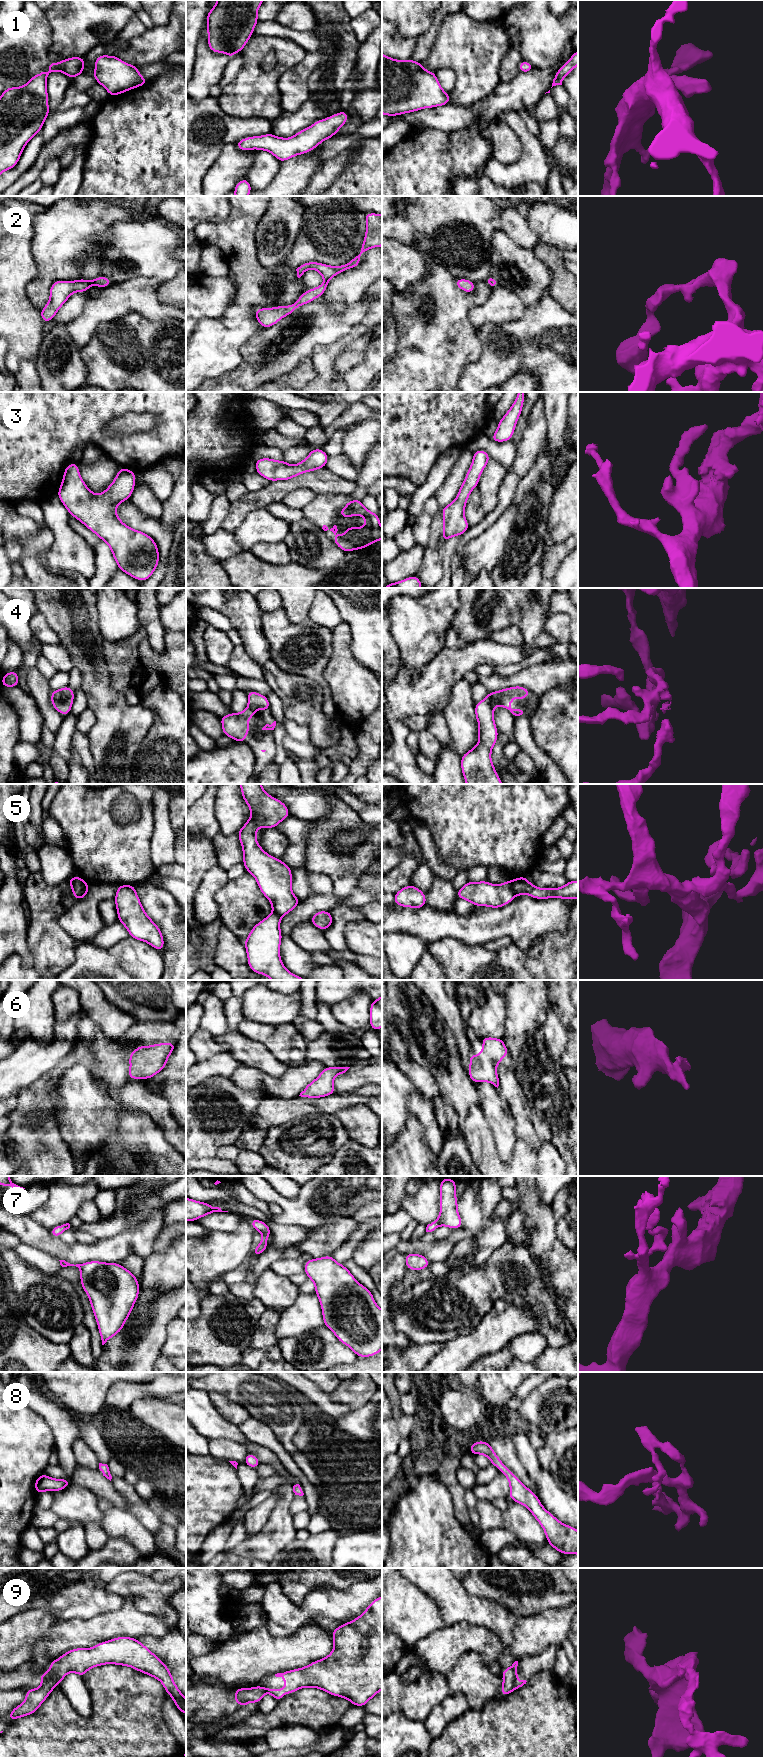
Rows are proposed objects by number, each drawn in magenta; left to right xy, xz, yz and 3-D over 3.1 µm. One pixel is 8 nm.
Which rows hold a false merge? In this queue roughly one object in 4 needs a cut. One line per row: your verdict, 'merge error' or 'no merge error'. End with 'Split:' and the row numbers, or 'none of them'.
1: no merge error
2: no merge error
3: no merge error
4: no merge error
5: merge error
6: no merge error
7: no merge error
8: no merge error
9: merge error
Split: 5, 9

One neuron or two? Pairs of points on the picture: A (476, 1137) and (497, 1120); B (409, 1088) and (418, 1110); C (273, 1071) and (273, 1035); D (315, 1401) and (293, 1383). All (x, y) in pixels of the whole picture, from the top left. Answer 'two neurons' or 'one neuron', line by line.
A: two neurons
B: two neurons
C: two neurons
D: one neuron

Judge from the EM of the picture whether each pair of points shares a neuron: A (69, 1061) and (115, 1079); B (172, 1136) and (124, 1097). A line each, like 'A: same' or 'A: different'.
A: same
B: same

